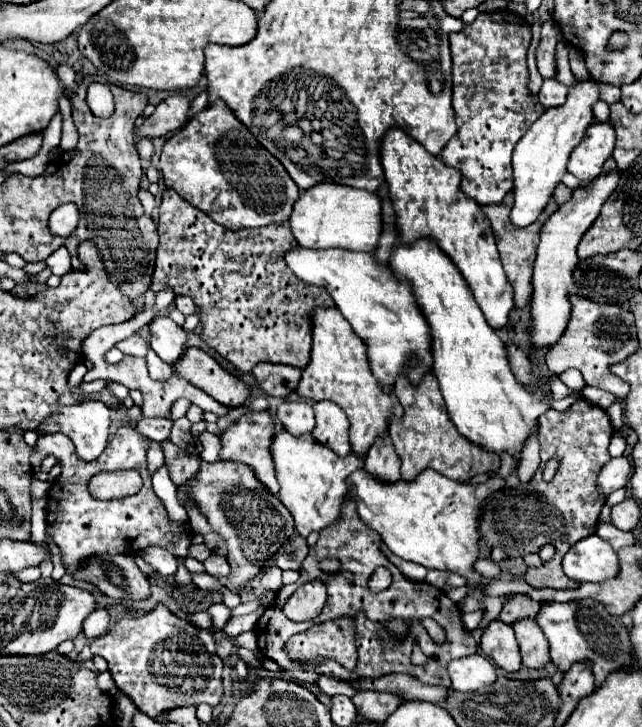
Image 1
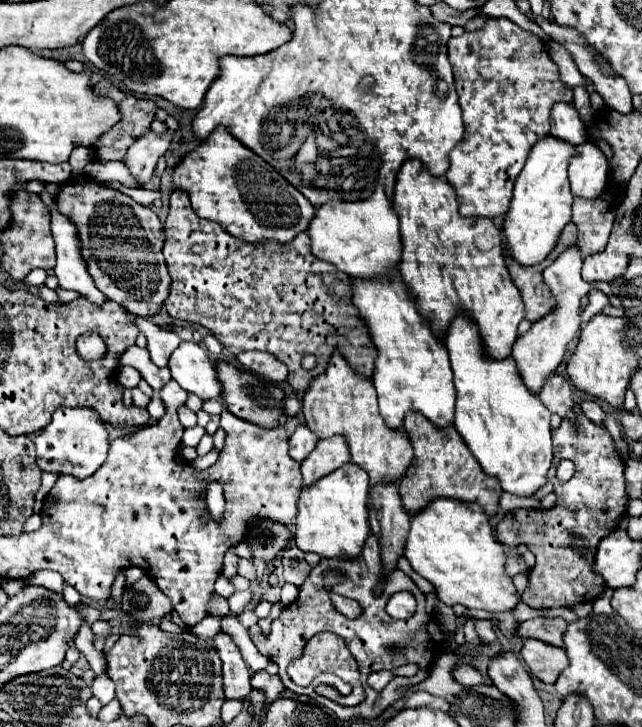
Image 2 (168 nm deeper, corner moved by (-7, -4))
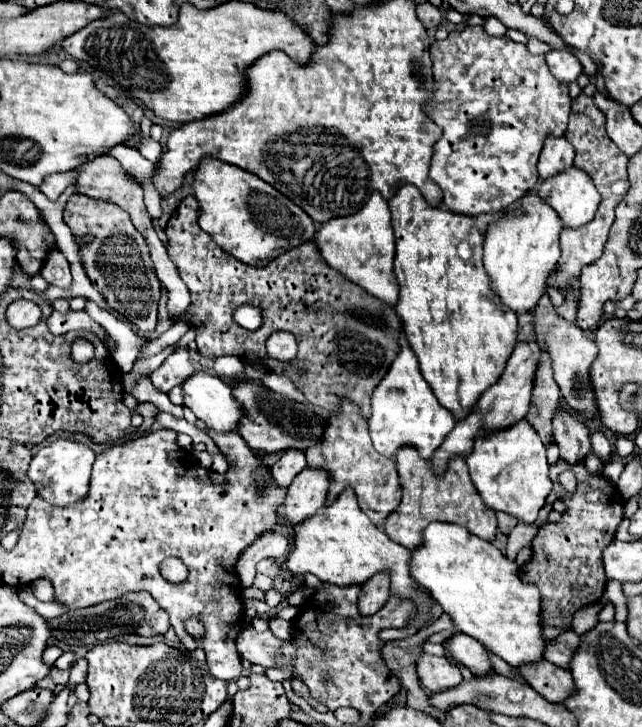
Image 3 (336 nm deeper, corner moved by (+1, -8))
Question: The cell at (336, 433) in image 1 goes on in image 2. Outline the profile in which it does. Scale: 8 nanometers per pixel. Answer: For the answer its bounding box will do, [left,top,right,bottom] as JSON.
[302,435,350,487]

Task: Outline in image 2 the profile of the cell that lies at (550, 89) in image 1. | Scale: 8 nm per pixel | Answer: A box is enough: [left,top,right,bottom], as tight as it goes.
[550,103,586,145]

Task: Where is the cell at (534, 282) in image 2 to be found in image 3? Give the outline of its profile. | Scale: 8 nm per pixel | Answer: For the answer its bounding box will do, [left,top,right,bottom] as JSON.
[530,295,598,417]

